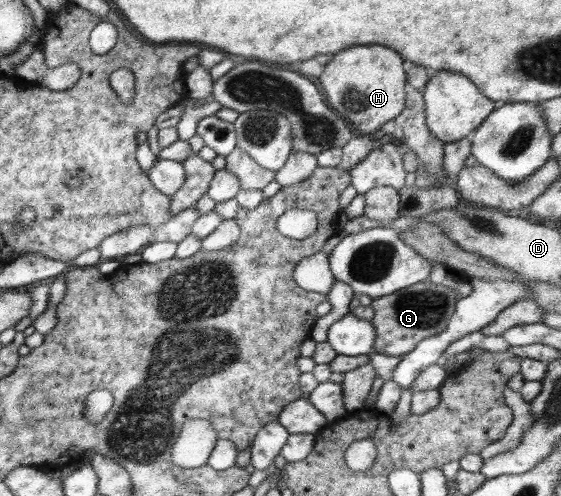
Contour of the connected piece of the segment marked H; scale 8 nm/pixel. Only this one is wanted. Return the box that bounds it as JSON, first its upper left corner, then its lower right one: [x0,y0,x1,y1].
[317,44,407,135]

